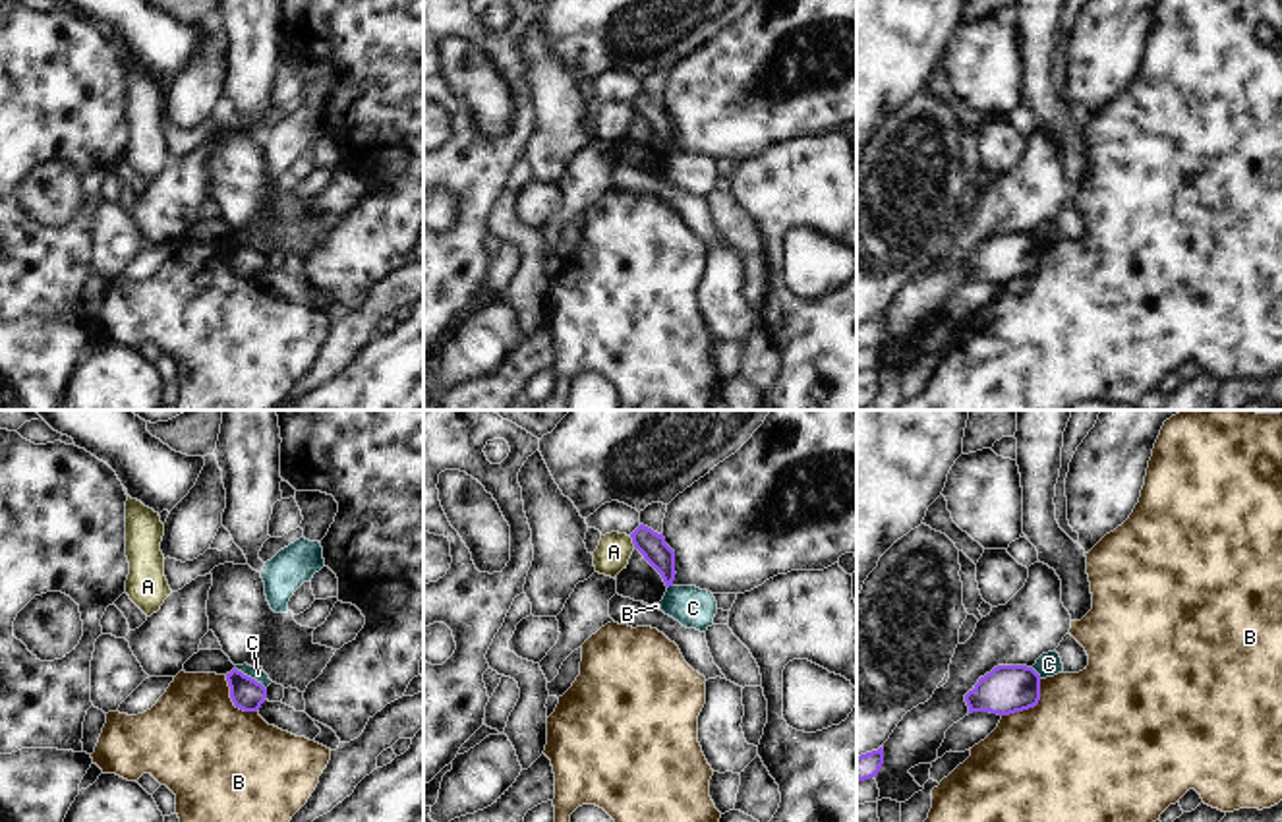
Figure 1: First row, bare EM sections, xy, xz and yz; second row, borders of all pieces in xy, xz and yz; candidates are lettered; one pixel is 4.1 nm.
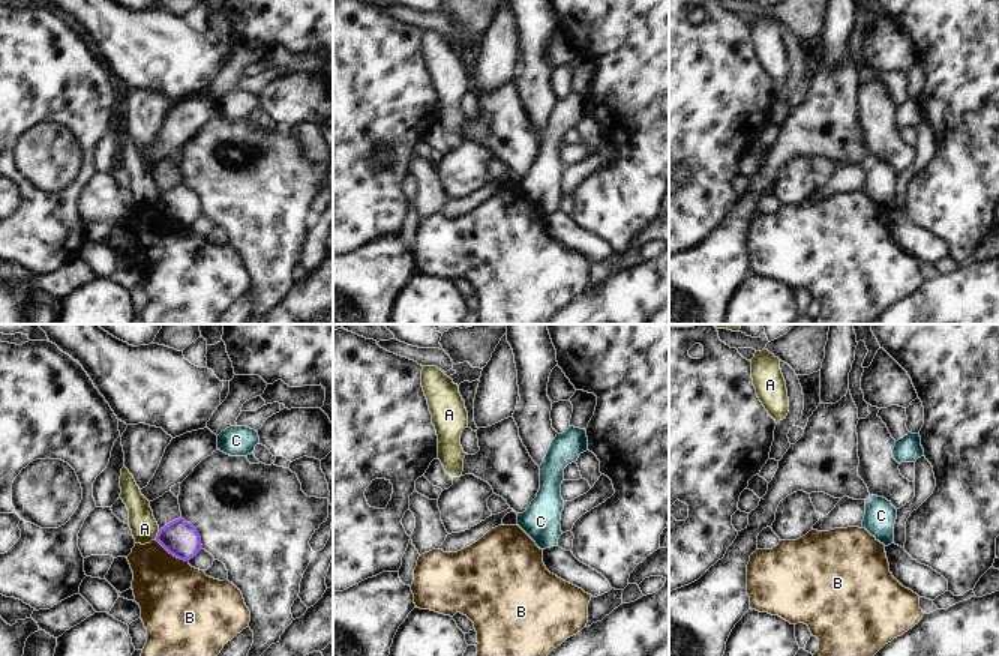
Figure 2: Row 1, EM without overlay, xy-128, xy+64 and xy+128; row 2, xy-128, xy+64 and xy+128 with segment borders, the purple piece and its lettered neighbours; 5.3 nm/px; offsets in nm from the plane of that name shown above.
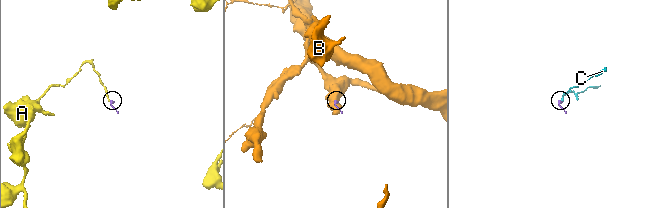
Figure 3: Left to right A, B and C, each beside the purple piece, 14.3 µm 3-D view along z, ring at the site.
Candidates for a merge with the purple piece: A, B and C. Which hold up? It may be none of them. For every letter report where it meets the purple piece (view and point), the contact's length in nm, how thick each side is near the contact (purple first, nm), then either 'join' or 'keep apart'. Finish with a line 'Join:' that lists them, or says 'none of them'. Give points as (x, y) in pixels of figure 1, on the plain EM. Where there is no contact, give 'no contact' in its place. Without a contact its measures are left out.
A: contact xz (633, 109); length 50 nm; calibres 110 and 140 nm; keep apart
B: contact yz (1031, 273); length 220 nm; calibres 200 and 500 nm; keep apart
C: contact xy (250, 244); length 160 nm; calibres 140 and 60 nm; keep apart
Join: none of them

